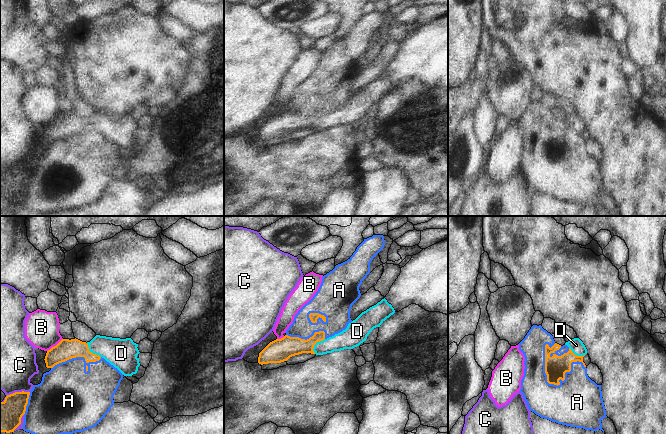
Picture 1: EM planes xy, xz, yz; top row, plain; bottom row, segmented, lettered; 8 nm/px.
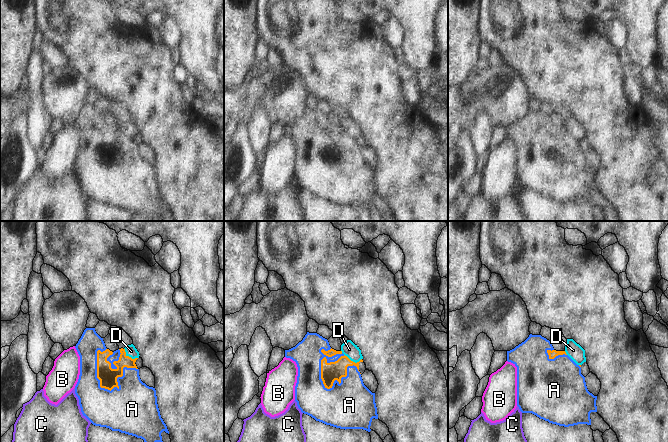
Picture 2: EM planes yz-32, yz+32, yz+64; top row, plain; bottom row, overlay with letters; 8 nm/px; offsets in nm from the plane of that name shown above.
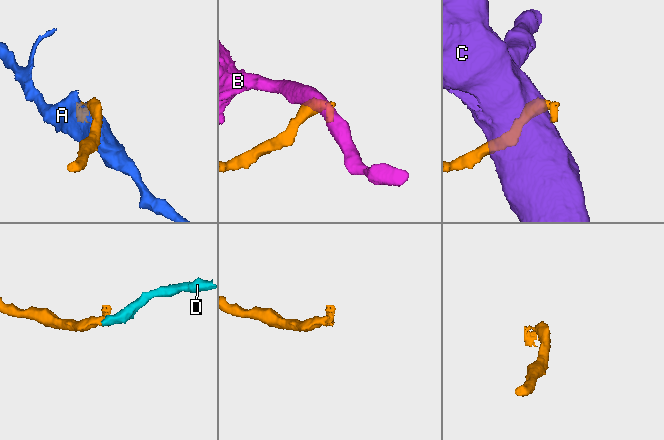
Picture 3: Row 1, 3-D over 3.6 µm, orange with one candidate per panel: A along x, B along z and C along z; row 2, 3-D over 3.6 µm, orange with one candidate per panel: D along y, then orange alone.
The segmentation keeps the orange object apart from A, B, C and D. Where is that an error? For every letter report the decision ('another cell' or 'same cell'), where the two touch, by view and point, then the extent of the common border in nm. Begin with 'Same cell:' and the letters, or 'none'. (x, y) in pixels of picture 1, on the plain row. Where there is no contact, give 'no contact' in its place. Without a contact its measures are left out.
Same cell: D
A: another cell; contact yz (555, 160); length 380 nm
B: another cell; contact xy (54, 122); length 170 nm
C: another cell; contact xy (17, 168); length 200 nm
D: same cell; contact xy (91, 128); length 170 nm

